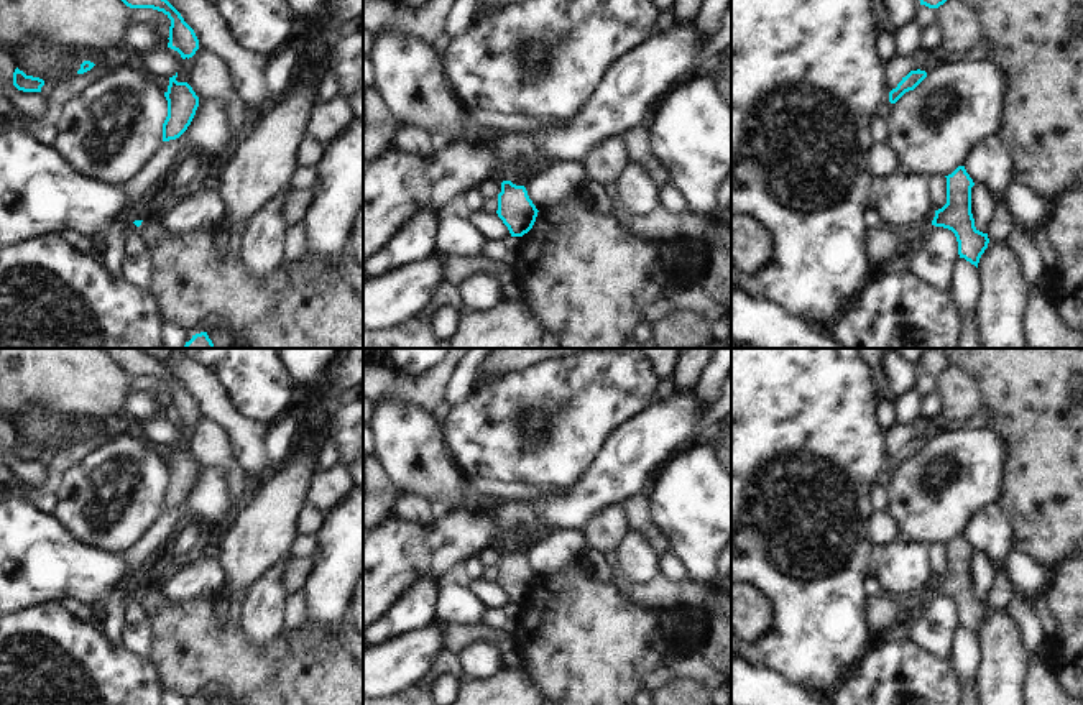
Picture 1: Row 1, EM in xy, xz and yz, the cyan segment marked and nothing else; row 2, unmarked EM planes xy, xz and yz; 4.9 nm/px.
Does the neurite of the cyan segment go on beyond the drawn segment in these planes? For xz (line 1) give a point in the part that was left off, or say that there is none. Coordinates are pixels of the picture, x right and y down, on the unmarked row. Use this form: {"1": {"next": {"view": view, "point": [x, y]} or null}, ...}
{"1": {"next": null}}

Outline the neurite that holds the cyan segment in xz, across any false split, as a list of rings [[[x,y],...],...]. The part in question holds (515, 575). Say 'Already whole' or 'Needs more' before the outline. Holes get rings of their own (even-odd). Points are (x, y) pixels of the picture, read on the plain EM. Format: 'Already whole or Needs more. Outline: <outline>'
Already whole. Outline: [[[511,549],[501,551],[496,582],[508,595],[511,605],[528,601],[536,590],[537,580],[524,554],[516,554]]]

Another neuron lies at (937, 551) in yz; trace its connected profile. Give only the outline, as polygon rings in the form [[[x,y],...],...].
[[[933,541],[927,546],[929,565],[935,572],[935,578],[947,572],[947,546],[940,541]]]

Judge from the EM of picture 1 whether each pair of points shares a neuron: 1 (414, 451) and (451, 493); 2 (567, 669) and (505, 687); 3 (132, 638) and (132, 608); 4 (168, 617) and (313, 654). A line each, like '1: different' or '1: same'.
1: same
2: different
3: same
4: same

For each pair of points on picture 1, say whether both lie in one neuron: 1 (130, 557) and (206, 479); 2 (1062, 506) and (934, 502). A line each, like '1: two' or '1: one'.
1: one
2: two

